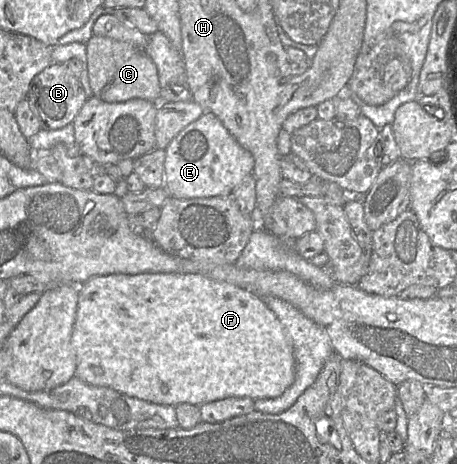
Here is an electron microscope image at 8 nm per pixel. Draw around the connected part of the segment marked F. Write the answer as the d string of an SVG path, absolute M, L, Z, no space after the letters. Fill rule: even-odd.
M109 274L90 278L78 285L71 345L76 356L75 376L155 404L200 406L229 397L275 398L295 380L291 340L262 299L202 274Z

